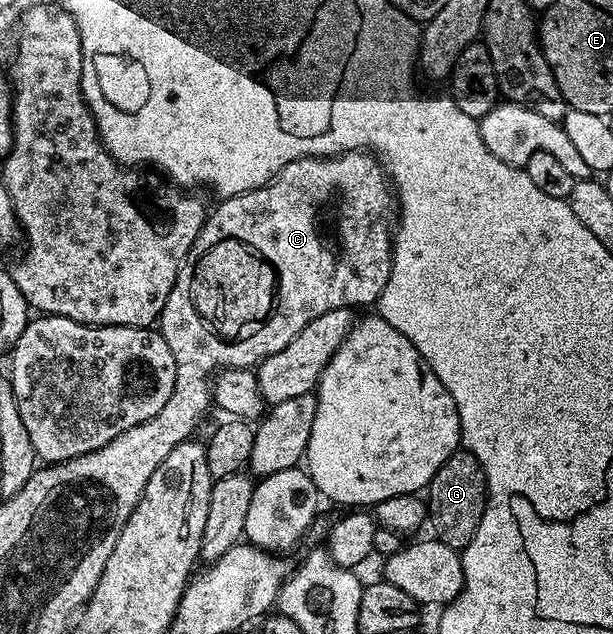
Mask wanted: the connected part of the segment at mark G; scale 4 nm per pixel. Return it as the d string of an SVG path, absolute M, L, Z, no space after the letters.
M458 448L435 472L427 487L427 522L433 530L432 537L439 539L447 548L455 551L464 550L483 520L485 499L489 492L489 481L485 478L485 469L479 460L467 448Z

